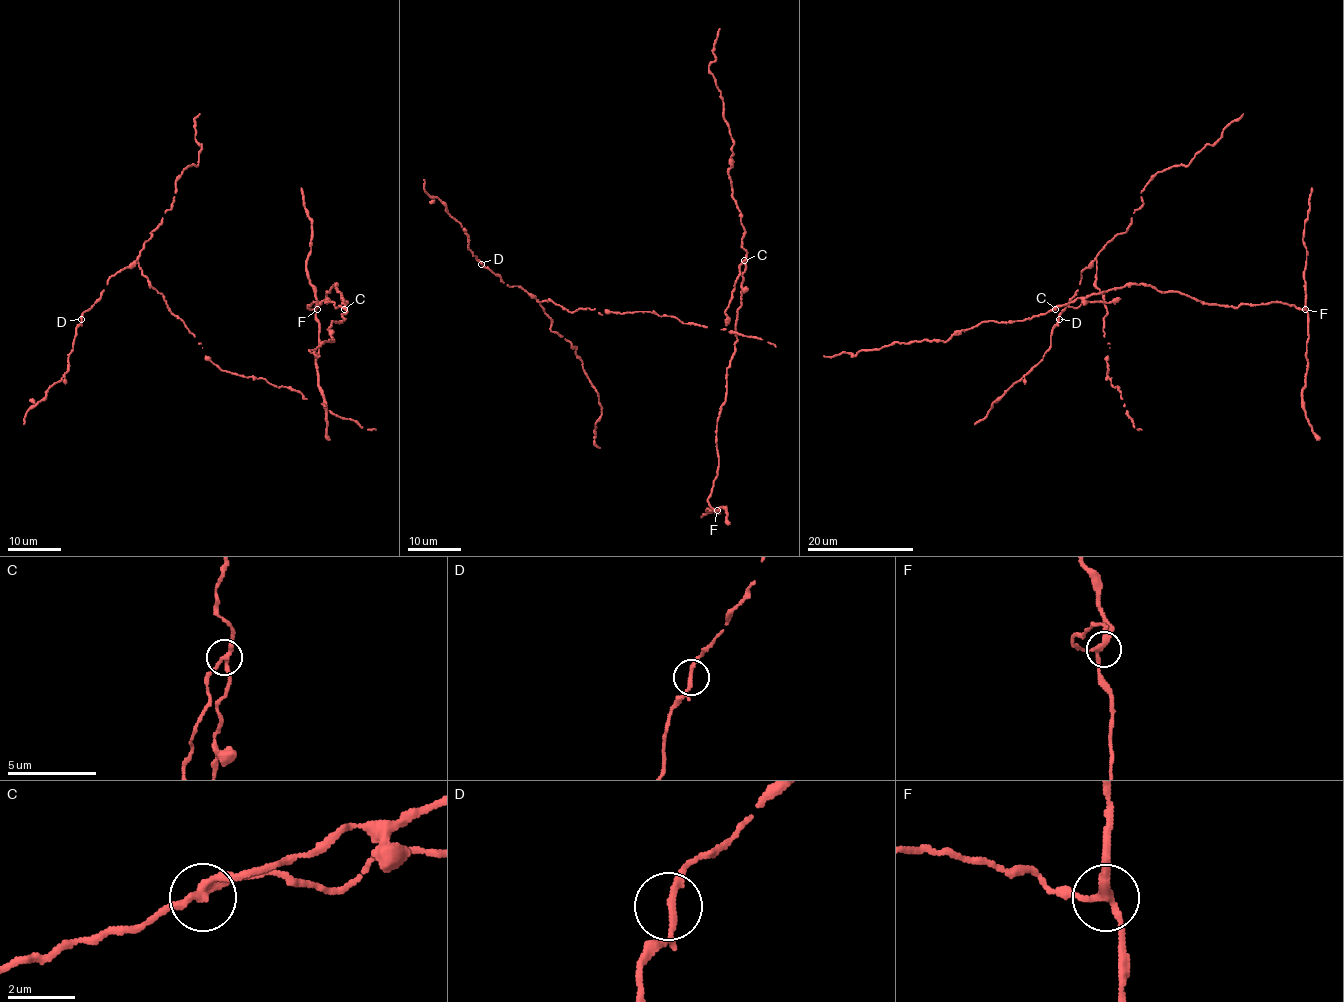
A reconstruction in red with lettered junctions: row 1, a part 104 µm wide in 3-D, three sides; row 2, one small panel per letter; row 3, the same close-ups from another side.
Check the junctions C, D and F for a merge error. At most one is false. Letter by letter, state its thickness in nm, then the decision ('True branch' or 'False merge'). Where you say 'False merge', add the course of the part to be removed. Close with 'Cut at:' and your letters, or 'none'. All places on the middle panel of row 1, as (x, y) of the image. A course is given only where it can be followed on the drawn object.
C: Thickness 200 nm. False merge. Course of the part to remove: (745, 260), (739, 266), (726, 310), (726, 325)
D: Thickness 160 nm. True branch
F: Thickness 240 nm. True branch
Cut at: C

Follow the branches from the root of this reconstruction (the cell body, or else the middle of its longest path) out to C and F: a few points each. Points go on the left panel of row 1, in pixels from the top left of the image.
C: (325, 303), (333, 301), (337, 308), (341, 305), (345, 309)
F: (325, 303), (333, 301), (337, 308), (342, 304), (337, 284), (317, 307), (317, 303), (307, 307), (317, 309)

